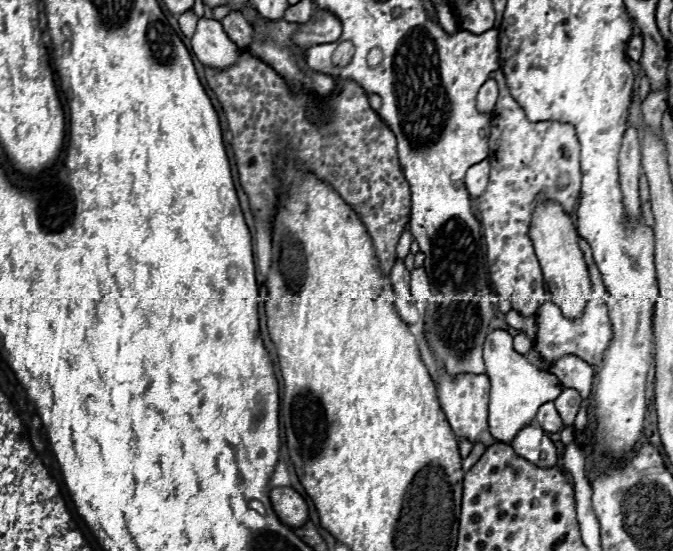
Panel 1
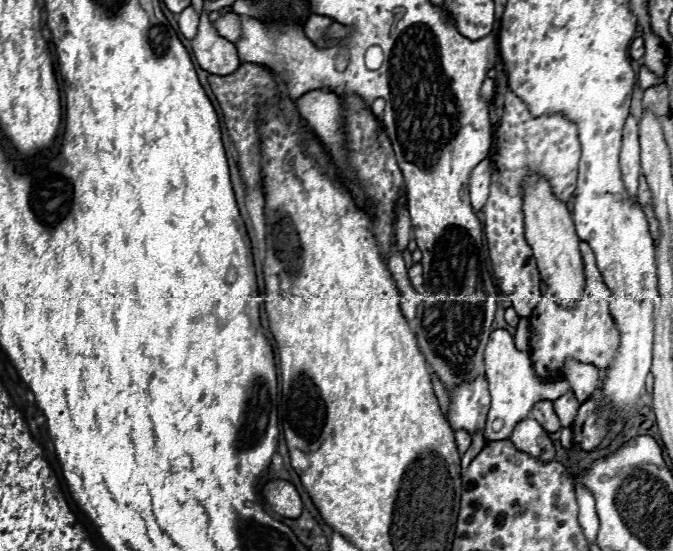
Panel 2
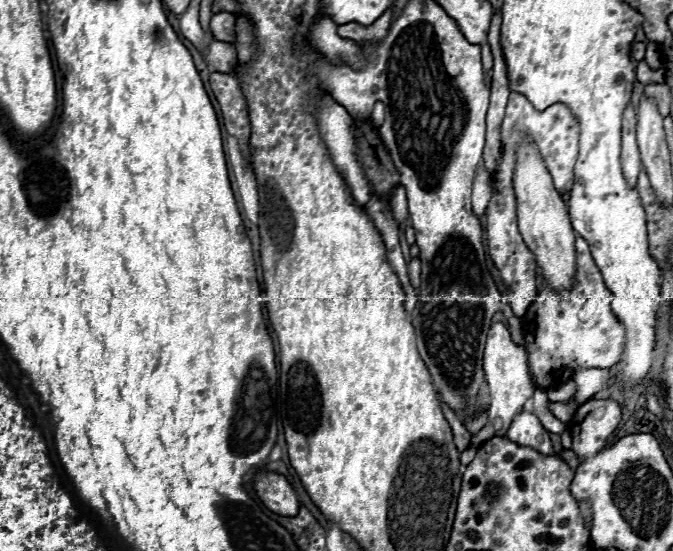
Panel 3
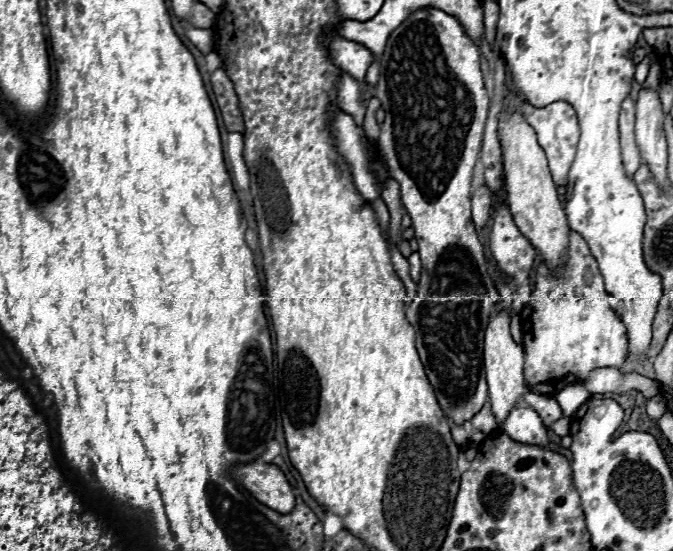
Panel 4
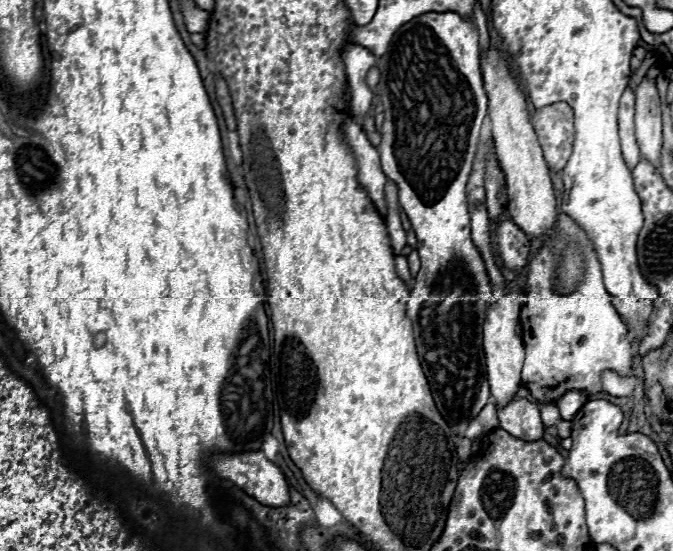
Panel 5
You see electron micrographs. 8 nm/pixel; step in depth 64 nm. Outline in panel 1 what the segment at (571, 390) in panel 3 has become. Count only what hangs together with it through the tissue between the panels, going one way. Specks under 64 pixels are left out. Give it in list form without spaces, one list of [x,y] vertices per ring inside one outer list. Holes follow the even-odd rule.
[[[492,330],[486,336],[484,342],[484,362],[486,362],[486,374],[490,378],[490,404],[488,404],[488,424],[490,424],[490,434],[498,440],[498,442],[512,442],[512,438],[516,438],[516,434],[524,428],[530,426],[538,414],[538,408],[550,400],[556,400],[560,396],[560,392],[564,390],[564,386],[558,382],[558,378],[550,372],[542,372],[536,366],[532,366],[528,362],[526,356],[514,352],[512,348],[512,336],[506,330]]]

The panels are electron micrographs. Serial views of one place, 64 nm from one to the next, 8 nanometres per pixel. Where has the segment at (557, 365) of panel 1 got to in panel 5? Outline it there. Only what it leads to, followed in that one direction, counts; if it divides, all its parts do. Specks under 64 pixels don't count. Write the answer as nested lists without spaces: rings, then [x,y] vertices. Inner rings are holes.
[[[608,370],[608,372],[602,372],[600,374],[600,384],[602,384],[602,390],[612,394],[612,396],[630,396],[632,390],[642,384],[644,386],[644,380],[638,378],[638,376],[628,376],[628,378],[620,378],[616,372]]]

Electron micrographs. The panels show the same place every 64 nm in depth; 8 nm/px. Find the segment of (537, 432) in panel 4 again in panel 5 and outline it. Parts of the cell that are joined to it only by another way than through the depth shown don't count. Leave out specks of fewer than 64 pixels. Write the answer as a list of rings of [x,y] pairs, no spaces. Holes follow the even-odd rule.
[[[512,400],[506,408],[498,410],[500,428],[512,434],[514,438],[536,442],[544,436],[544,424],[540,420],[540,410],[534,402]]]

